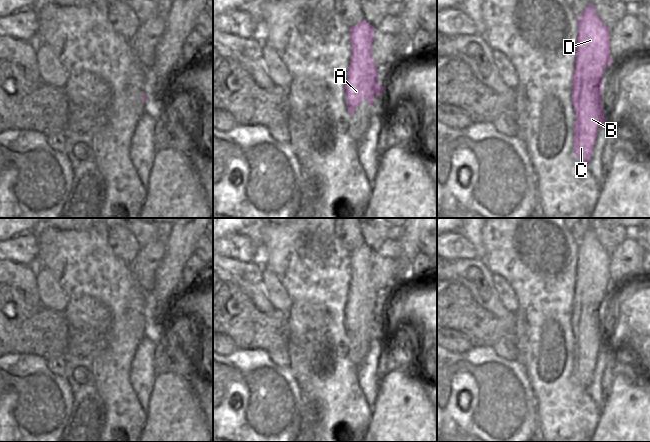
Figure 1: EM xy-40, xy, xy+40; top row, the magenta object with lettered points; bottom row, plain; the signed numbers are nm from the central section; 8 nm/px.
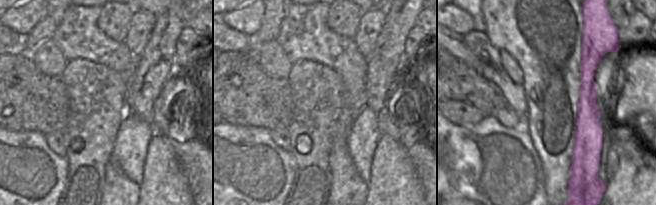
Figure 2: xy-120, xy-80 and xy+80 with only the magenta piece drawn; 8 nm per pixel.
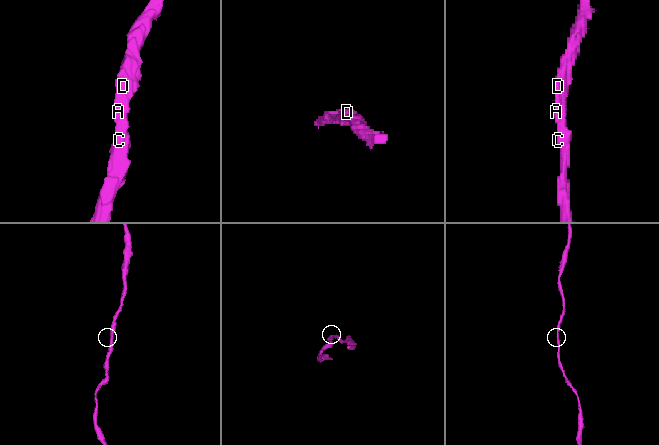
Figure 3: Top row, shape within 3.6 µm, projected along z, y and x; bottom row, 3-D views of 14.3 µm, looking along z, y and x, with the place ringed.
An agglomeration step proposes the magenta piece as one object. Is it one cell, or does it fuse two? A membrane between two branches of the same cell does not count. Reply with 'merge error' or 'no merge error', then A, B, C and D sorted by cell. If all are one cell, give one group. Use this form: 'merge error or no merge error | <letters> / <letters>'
no merge error | A B C D

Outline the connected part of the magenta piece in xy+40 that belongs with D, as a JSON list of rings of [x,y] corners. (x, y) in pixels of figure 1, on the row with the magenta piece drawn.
[[[591,3],[578,17],[576,62],[572,78],[572,104],[576,114],[574,123],[574,152],[578,159],[588,164],[599,126],[606,121],[602,108],[602,79],[606,66],[614,63],[610,57],[610,29],[600,20]]]

